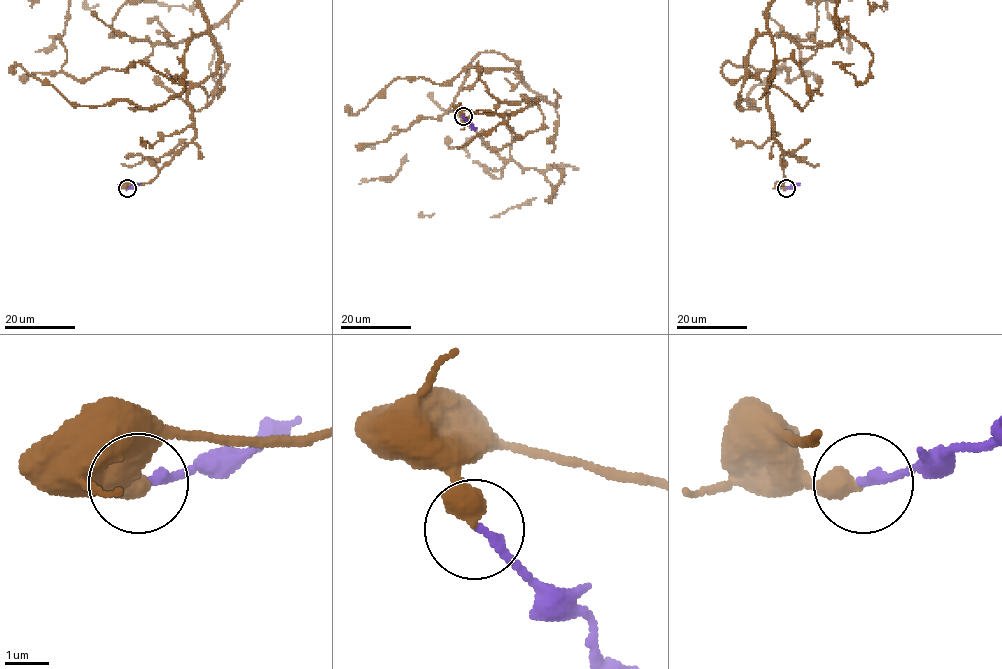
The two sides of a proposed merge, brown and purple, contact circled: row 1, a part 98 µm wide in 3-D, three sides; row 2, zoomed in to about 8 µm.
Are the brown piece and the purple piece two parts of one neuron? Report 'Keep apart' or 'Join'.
Keep apart

